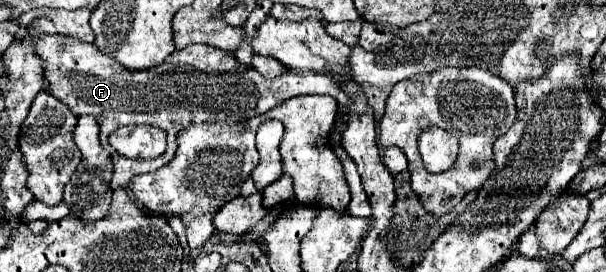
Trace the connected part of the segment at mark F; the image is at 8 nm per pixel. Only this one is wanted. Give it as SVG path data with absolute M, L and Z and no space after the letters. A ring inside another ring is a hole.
M41 35L37 39L37 51L45 63L49 93L63 101L75 117L93 115L101 127L101 145L107 143L107 135L111 131L123 125L153 125L169 133L167 151L155 161L131 161L117 155L117 159L113 159L113 189L125 189L133 175L153 173L167 165L177 151L177 133L187 129L191 123L247 121L291 97L311 93L335 97L339 101L339 109L343 111L349 105L347 93L343 93L343 89L331 81L329 75L299 75L297 71L287 71L275 79L265 79L255 69L239 65L231 53L209 45L189 45L181 51L173 51L173 55L161 65L143 71L131 71L117 59L103 55L95 45L67 35Z

